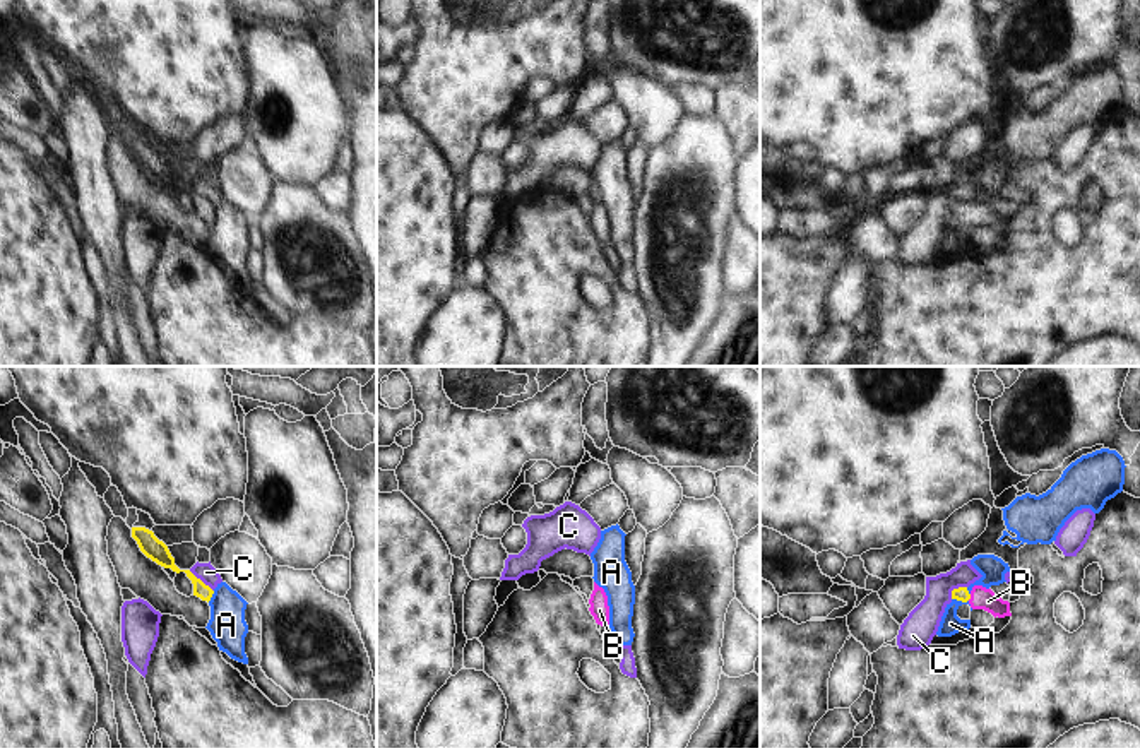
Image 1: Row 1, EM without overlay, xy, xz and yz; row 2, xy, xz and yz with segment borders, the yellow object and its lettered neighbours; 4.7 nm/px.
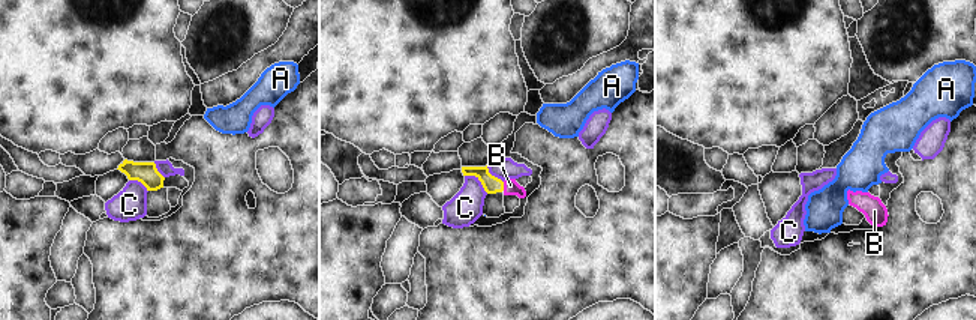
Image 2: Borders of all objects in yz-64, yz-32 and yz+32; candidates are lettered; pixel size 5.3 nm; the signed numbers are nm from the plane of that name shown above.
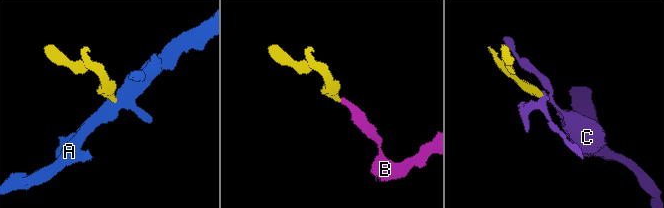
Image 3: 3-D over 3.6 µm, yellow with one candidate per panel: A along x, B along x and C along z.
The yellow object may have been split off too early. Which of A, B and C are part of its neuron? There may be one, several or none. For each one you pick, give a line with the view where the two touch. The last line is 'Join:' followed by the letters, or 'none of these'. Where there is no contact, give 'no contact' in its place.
B: yz
Join: B

